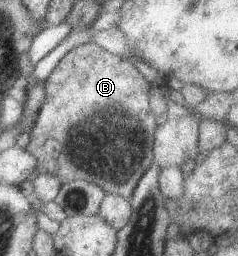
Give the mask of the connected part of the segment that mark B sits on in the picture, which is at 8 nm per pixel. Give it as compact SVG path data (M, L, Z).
M87 42L83 45L77 45L70 49L59 59L59 63L51 69L51 73L47 75L45 79L45 103L39 108L35 123L28 132L29 142L24 148L27 153L31 153L35 157L35 173L45 173L55 175L59 179L60 184L66 184L67 182L82 179L95 185L98 185L105 194L120 195L123 199L128 200L139 181L139 177L149 169L151 162L154 160L152 152L152 143L154 140L154 131L156 130L158 119L151 115L151 109L149 109L149 85L147 81L143 79L143 75L127 61L127 59L121 59L118 55L95 45L95 43Z

